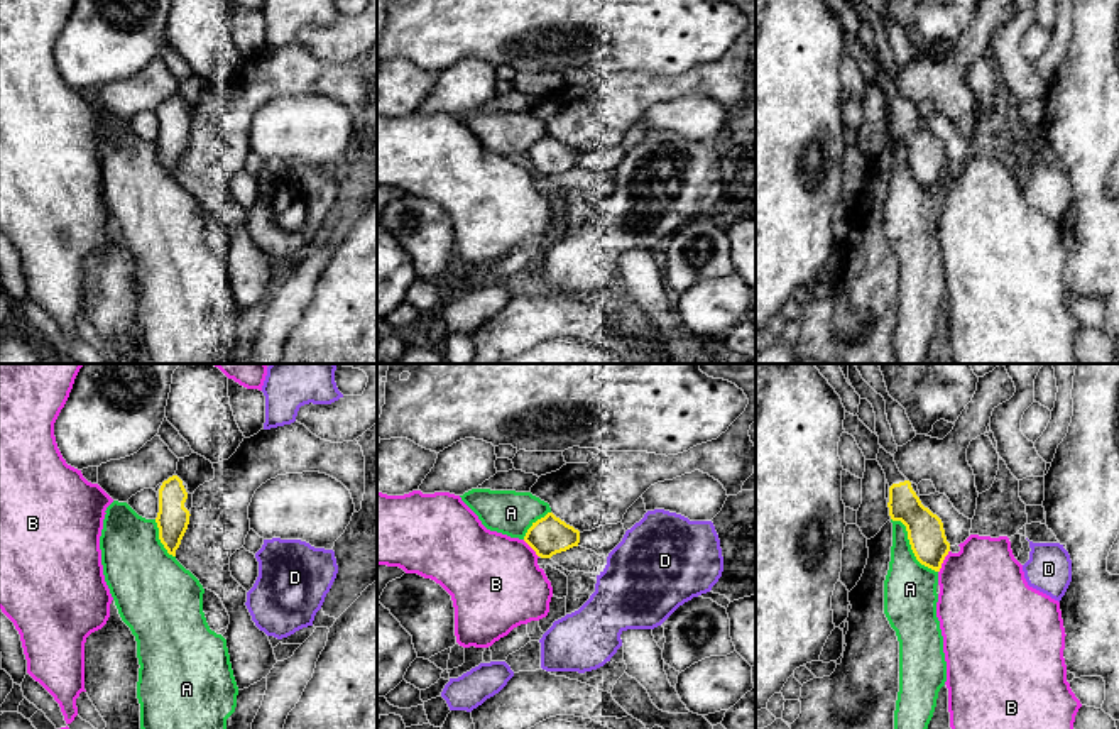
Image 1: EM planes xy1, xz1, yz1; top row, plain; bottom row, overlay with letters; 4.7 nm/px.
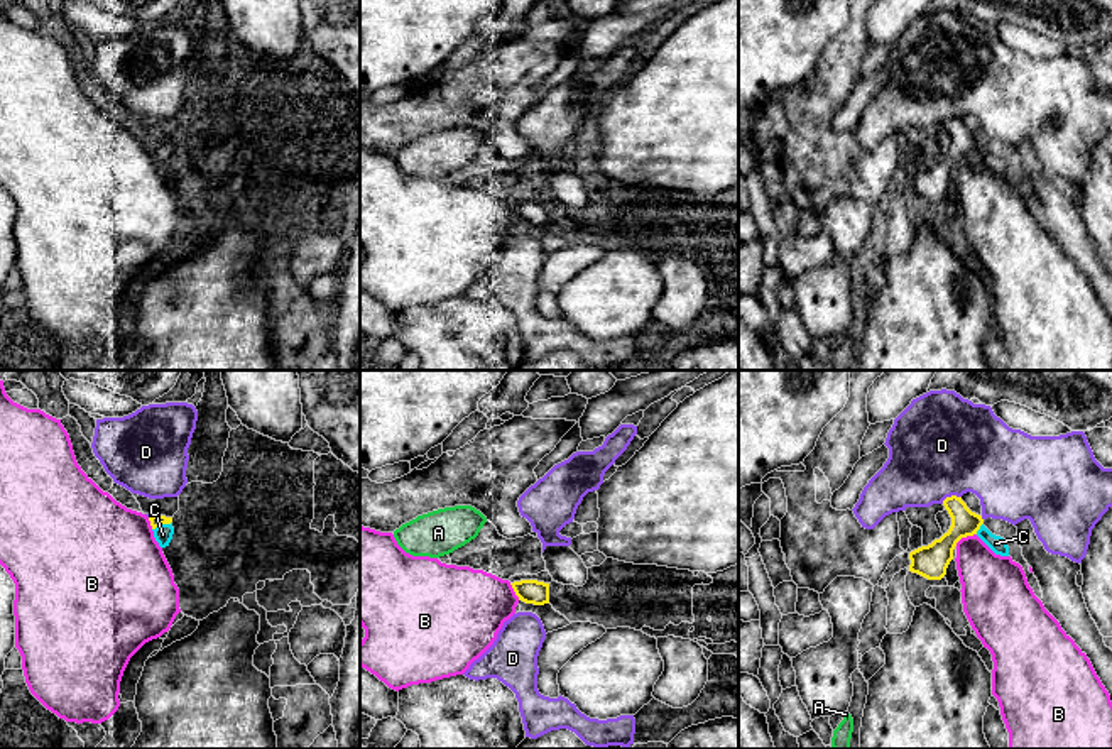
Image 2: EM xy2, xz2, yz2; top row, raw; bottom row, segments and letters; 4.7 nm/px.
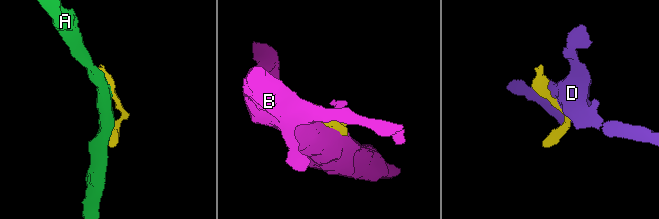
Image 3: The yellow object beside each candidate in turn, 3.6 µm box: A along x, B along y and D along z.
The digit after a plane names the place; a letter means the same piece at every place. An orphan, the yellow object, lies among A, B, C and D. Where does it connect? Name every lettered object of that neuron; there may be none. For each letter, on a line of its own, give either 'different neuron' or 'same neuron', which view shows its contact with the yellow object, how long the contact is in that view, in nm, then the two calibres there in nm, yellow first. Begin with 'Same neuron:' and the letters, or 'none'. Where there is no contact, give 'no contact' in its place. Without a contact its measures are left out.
Same neuron: C
A: different neuron; contact in yz1; length 340 nm; calibres 180 and 260 nm
B: different neuron; contact in yz2; length 120 nm; calibres 160 and 280 nm
C: same neuron; contact in xy2; length 100 nm; calibres 60 and 90 nm
D: different neuron; contact in yz2; length 100 nm; calibres 130 and 480 nm

